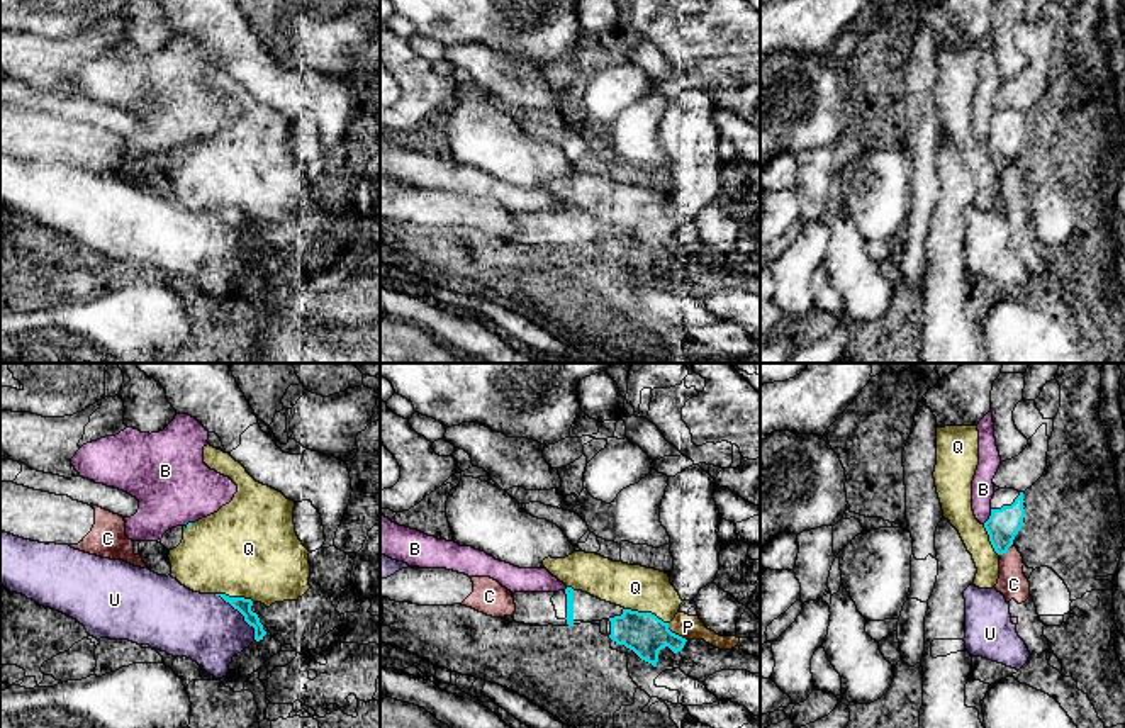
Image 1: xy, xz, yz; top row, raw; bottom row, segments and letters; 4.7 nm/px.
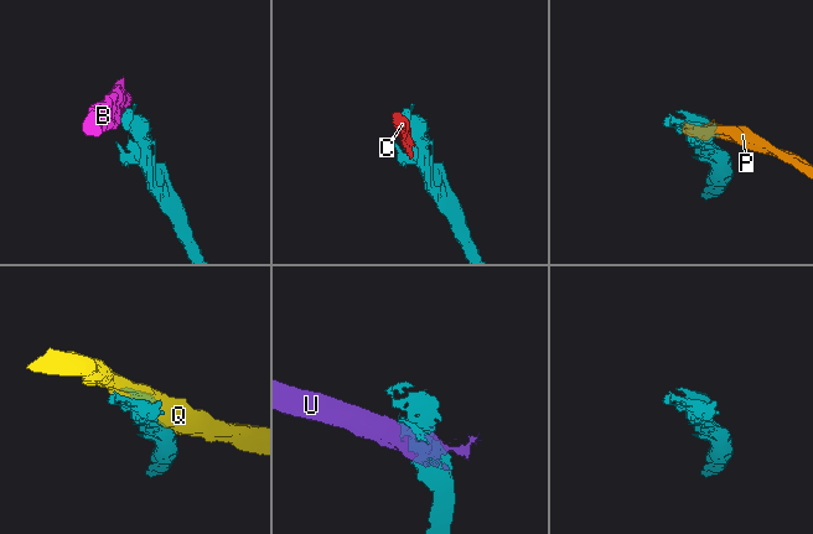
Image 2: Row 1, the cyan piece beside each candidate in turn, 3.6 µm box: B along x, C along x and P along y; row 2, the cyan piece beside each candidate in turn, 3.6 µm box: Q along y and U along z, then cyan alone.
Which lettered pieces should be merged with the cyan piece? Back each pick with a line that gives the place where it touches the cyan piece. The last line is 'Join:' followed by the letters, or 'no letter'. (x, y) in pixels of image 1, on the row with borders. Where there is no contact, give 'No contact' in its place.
C: Touches cyan at yz (1007, 550)
Join: C

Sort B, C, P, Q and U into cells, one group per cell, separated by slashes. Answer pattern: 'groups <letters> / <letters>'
groups B / C / P / Q / U

